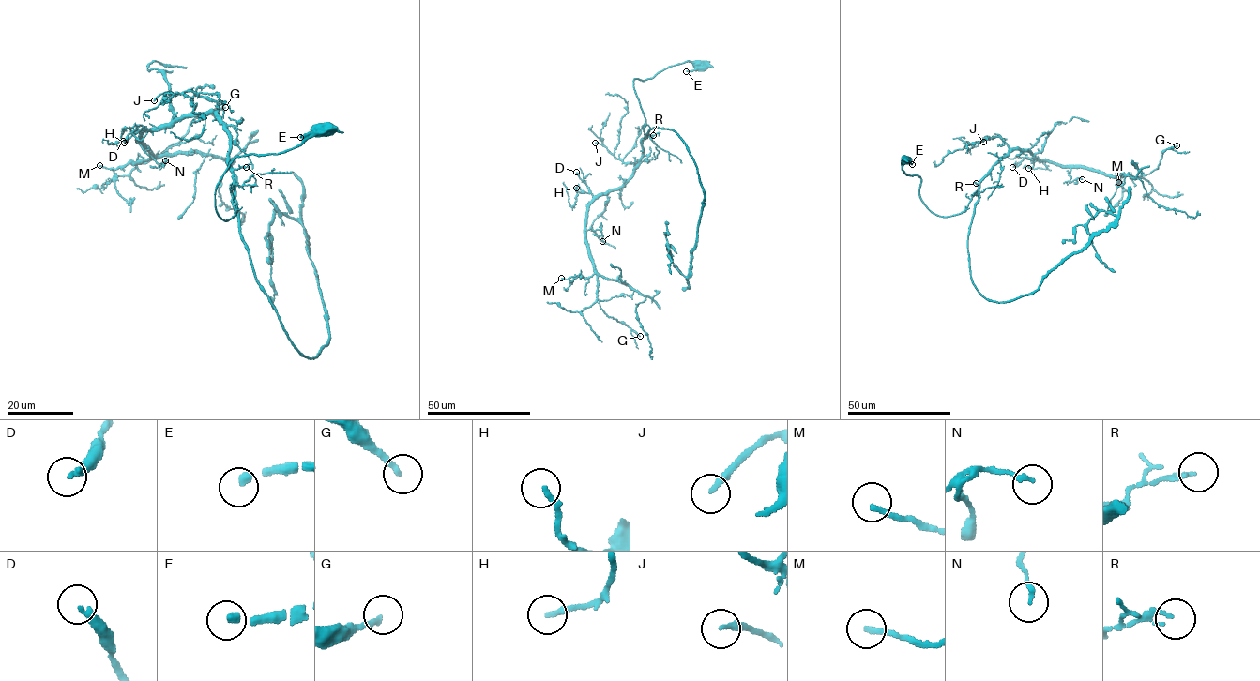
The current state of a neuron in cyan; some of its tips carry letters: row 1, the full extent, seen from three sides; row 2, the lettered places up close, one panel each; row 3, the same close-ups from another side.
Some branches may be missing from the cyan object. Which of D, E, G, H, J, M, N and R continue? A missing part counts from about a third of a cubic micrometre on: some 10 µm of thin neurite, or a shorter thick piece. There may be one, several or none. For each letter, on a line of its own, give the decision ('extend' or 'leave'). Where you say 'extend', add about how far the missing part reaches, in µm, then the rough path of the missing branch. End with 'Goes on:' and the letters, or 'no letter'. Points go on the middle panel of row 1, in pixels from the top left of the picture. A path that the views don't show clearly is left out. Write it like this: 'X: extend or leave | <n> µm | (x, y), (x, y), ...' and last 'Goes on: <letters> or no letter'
D: leave
E: leave
G: extend | 15 µm | (640, 336), (660, 342)
H: leave
J: leave
M: leave
N: leave
R: leave
Goes on: G

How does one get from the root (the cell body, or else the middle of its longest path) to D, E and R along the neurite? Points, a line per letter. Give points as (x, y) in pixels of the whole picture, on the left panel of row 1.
D: (321, 129), (280, 152), (236, 157), (215, 191), (227, 220), (229, 134), (213, 113), (140, 125), (123, 141)
E: (321, 129), (300, 137)
R: (321, 129), (280, 152), (236, 157), (215, 191), (215, 210), (223, 220), (235, 215), (233, 171), (246, 167)

